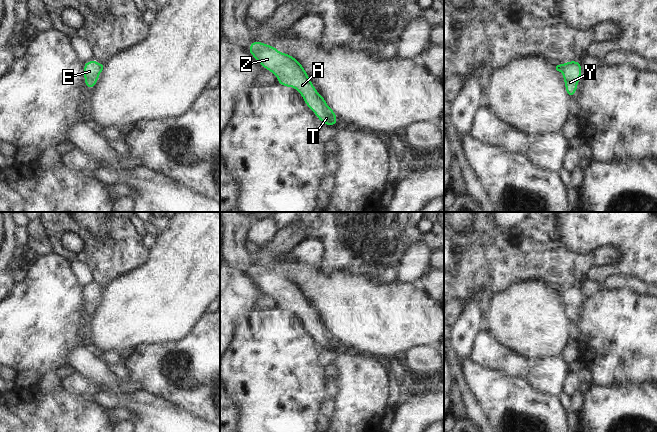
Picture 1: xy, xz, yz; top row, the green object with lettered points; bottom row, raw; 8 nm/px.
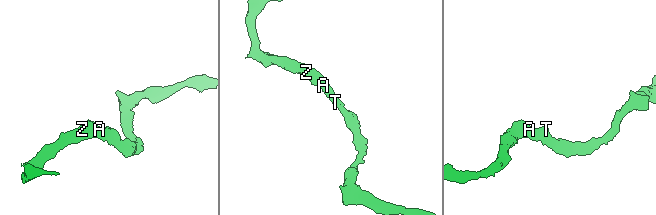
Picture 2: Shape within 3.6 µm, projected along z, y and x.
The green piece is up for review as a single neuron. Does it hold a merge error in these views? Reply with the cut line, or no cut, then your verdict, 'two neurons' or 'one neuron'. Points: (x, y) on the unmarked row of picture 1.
cut none; one neuron

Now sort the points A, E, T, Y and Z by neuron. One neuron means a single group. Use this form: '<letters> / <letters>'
A E T Y Z

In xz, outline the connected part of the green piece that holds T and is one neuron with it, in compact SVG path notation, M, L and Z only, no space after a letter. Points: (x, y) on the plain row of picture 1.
M255 264L249 270L249 277L265 293L271 295L280 309L295 312L306 329L324 349L336 349L337 341L315 313L303 290L292 280L281 277L274 270Z

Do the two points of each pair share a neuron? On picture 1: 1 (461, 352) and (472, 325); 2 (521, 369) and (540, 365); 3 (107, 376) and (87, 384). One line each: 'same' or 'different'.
1: same
2: different
3: different

